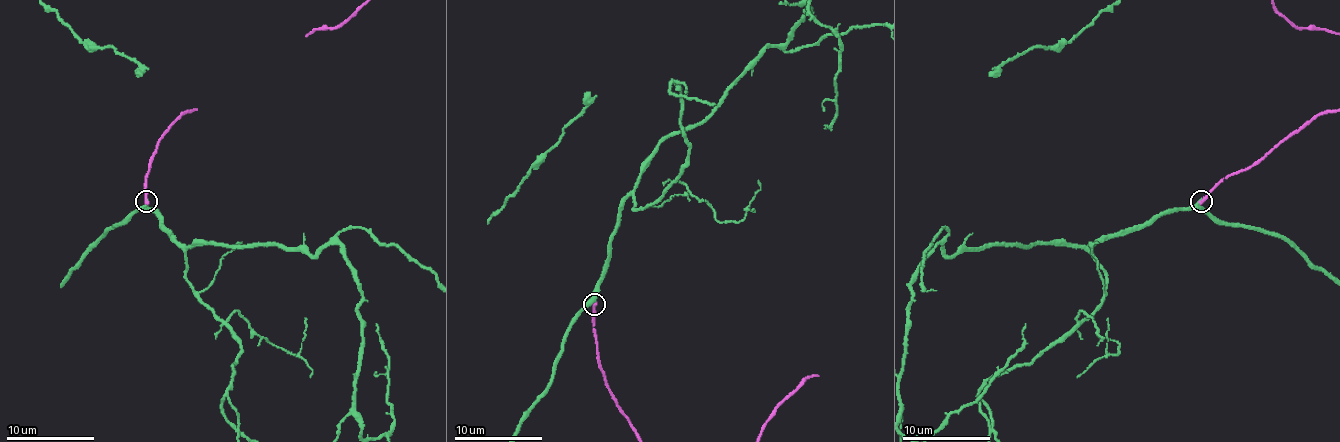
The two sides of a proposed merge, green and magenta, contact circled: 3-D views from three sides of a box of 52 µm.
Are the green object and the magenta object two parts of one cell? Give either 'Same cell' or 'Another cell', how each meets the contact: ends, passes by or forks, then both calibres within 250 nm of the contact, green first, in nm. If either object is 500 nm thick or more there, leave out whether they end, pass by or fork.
Another cell. At the ring green ends. At the ring magenta ends. Thickness 320 nm (green) against 260 nm

